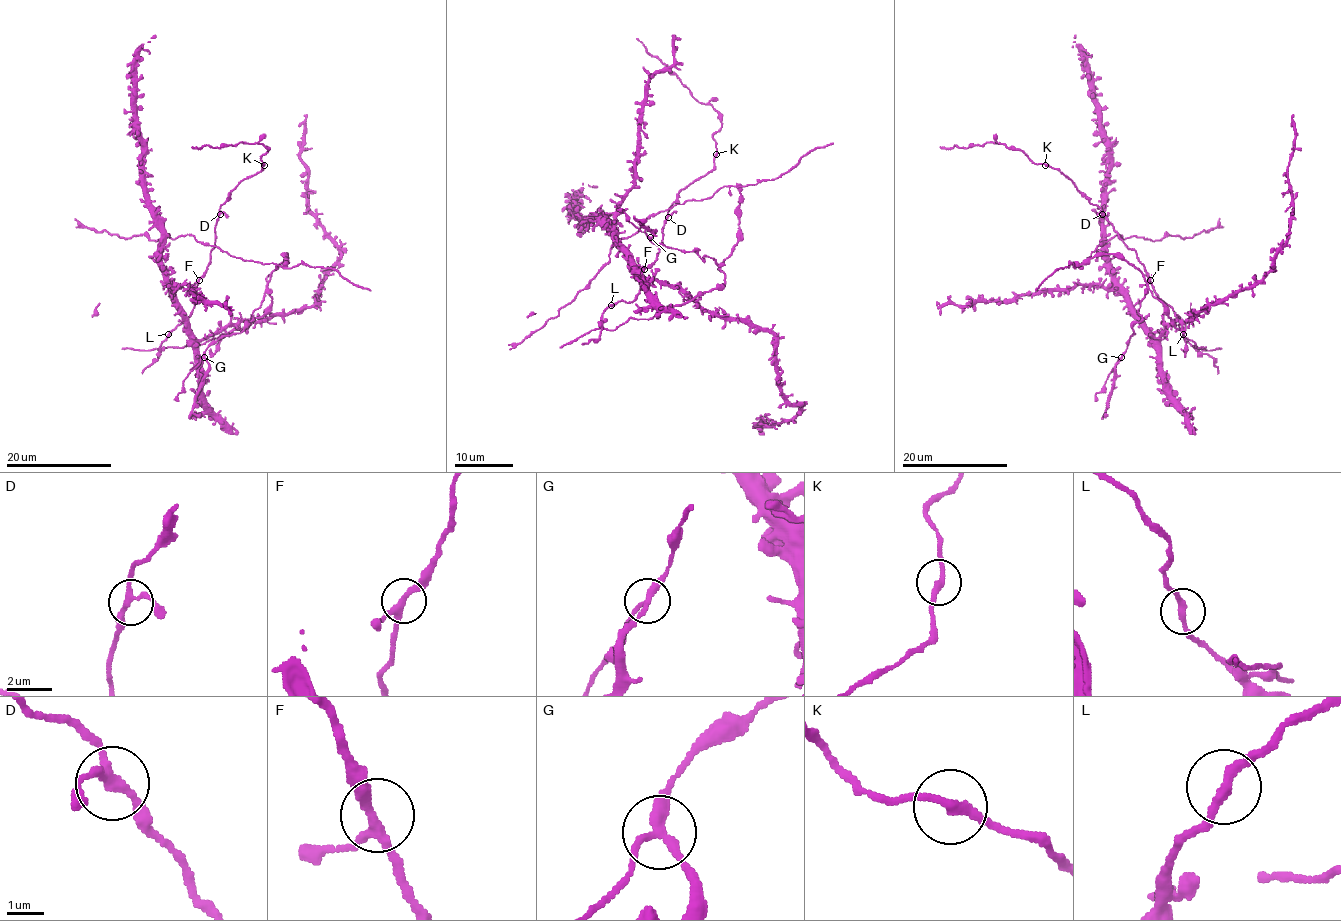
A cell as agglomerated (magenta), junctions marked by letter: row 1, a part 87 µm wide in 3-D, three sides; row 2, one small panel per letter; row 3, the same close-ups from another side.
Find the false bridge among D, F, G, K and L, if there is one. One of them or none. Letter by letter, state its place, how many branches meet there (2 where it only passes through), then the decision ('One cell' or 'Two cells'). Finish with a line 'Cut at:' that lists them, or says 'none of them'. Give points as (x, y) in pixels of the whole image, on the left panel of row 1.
D: Place: (220, 214). Branches: 3. One cell
F: Place: (199, 280). Branches: 3. One cell
G: Place: (204, 357). Branches: 3. Two cells
K: Place: (264, 165). Branches: 2. One cell
L: Place: (168, 334). Branches: 2. One cell
Cut at: G

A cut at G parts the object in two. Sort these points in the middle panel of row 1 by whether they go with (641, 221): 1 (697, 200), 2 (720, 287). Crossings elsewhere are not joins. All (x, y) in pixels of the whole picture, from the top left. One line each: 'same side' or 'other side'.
1: other side
2: other side

